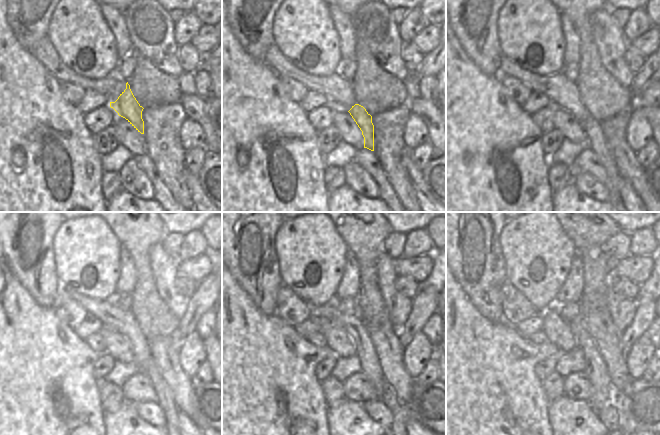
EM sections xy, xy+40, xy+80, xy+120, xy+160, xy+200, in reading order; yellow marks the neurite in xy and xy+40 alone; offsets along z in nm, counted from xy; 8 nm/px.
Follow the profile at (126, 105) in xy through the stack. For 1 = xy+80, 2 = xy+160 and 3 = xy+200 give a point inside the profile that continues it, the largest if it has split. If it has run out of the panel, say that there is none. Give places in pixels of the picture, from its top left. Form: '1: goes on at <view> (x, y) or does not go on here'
1: goes on at xy+80 (595, 140)
2: goes on at xy+160 (399, 411)
3: goes on at xy+200 (622, 403)

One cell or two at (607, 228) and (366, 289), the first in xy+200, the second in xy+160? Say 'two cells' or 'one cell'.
one cell

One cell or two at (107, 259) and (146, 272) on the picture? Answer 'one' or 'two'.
two

